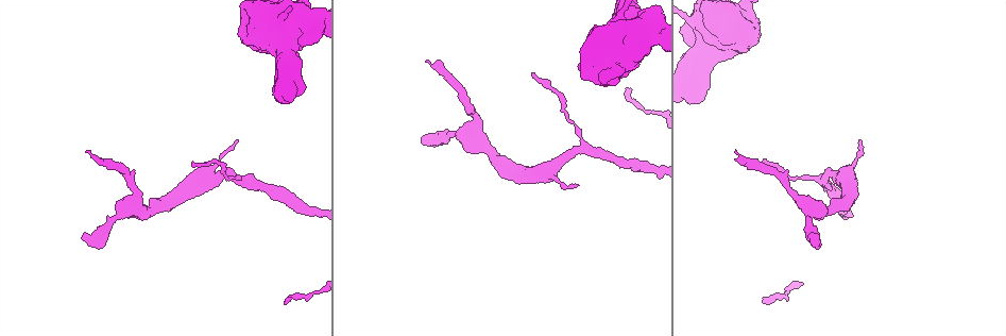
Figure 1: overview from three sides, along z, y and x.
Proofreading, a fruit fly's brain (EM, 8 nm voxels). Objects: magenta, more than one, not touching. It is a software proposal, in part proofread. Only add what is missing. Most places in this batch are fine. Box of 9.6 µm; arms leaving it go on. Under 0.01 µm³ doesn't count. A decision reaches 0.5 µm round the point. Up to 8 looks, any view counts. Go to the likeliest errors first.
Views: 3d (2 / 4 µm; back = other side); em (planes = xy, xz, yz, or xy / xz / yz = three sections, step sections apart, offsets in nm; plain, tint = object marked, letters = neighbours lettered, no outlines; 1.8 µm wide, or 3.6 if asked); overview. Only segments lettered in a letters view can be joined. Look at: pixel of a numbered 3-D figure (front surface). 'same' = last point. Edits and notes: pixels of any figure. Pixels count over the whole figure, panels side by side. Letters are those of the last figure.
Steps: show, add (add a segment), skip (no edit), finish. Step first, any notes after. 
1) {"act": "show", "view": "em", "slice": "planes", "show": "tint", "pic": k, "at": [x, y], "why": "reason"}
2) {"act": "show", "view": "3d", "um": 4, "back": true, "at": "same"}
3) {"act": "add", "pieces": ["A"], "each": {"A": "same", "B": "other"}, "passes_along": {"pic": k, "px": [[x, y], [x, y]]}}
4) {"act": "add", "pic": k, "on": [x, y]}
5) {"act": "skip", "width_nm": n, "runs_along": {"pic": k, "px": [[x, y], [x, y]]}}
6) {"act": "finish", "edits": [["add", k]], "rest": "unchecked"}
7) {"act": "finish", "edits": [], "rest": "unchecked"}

{"act": "show", "view": "em", "slice": "xz", "step": 16, "show": "tint", "pic": 1, "at": [87, 151]}

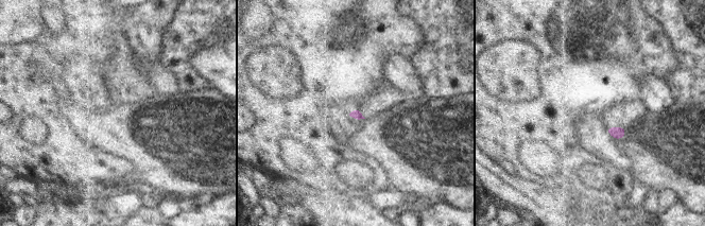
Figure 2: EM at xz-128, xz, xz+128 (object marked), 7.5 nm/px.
{"act": "show", "view": "em", "slice": "planes", "show": "letters", "at": "same"}

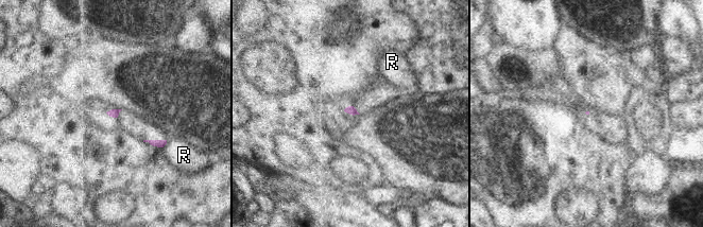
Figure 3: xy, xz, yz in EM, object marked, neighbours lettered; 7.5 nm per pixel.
{"act": "skip", "longest_contact_nm": ["R", 70], "each": {"R": "other"}, "found": "no lettered segment goes on from it"}

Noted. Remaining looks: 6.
{"act": "show", "view": "em", "slice": "planes", "show": "tint", "pic": 1, "at": [859, 139], "why": "tapers out"}

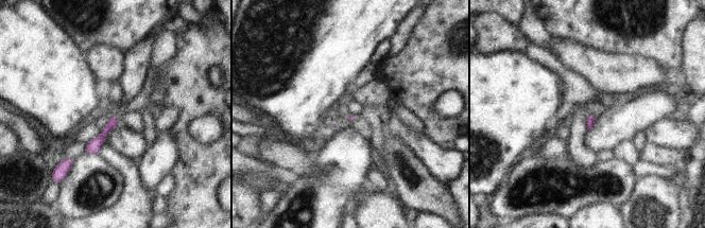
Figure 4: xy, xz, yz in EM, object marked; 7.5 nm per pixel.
{"act": "show", "view": "em", "slice": "planes", "show": "letters", "at": "same", "why": "what lies round it"}

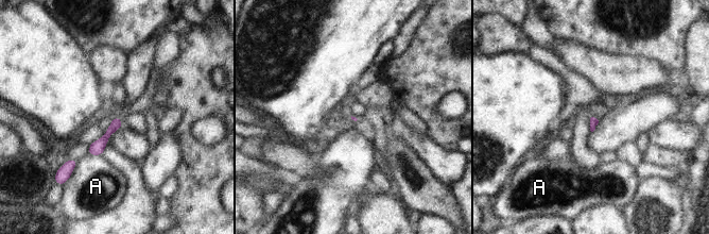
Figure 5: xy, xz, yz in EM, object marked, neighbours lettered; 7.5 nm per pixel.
{"act": "skip", "longest_contact_nm": ["A", 120], "each": {"A": "other"}, "found": "none of them fits"}

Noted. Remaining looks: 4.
{"act": "show", "view": "3d", "um": 4, "pic": 1, "at": [83, 236], "why": "an open end"}

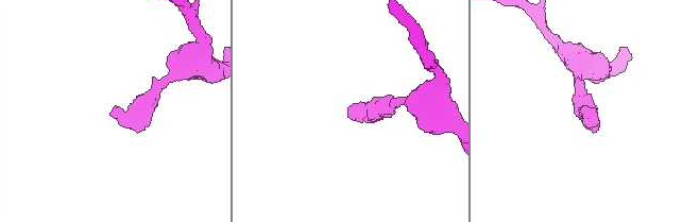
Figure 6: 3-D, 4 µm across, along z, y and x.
{"act": "show", "view": "em", "slice": "planes", "show": "letters", "pic": 6, "at": [113, 112]}

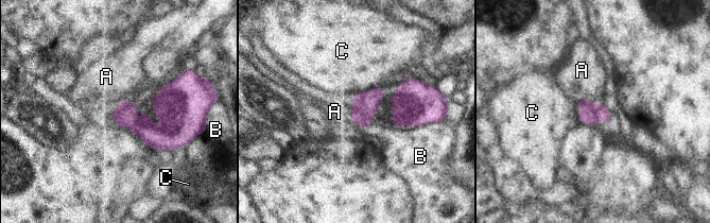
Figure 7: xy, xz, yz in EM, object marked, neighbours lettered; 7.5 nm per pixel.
{"act": "skip", "each": {"A": "other", "B": "other", "C": "other"}, "found": "no lettered segment goes on from it"}

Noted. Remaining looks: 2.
{"act": "finish", "edits": [], "rest": "unchecked"}

